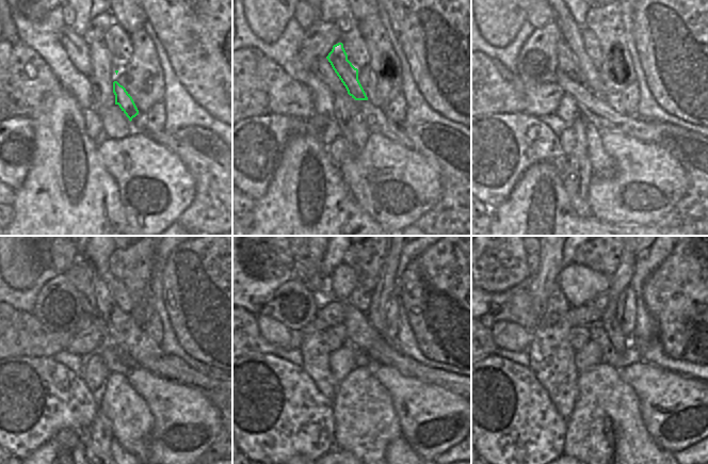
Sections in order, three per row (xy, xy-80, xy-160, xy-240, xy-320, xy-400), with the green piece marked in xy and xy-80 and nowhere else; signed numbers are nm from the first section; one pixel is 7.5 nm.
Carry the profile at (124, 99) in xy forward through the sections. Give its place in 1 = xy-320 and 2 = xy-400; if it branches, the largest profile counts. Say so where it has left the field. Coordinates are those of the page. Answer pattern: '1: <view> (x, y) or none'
1: xy-320 (305, 270)
2: xy-400 (532, 259)

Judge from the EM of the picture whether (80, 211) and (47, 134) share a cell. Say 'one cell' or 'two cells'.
one cell

